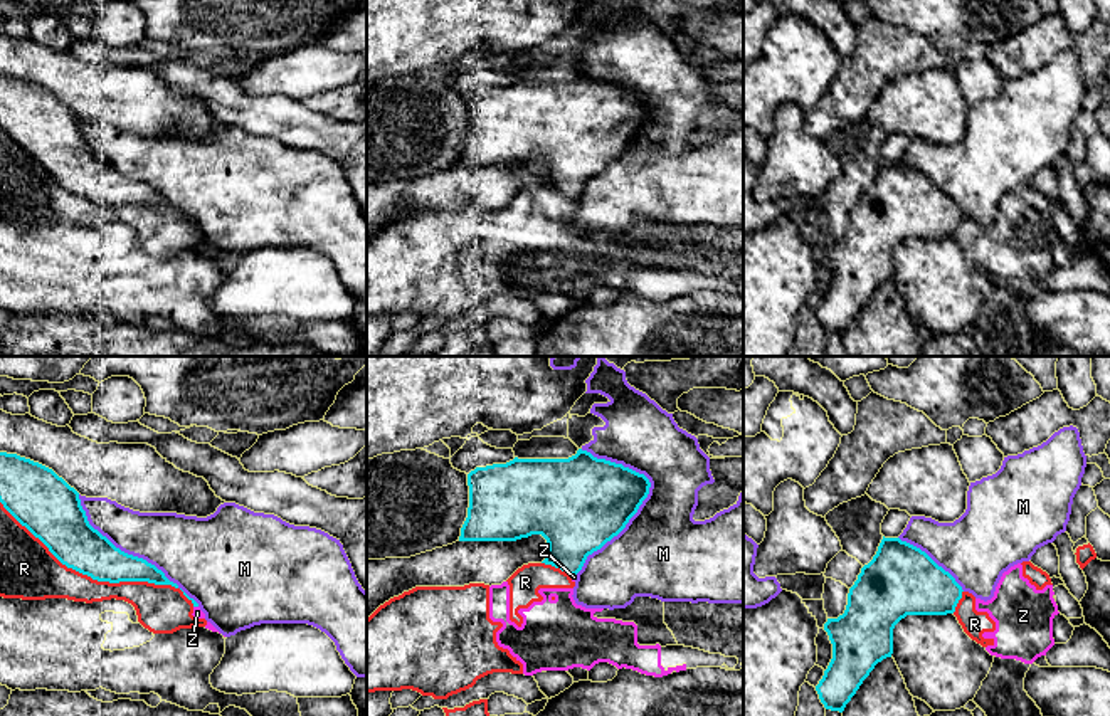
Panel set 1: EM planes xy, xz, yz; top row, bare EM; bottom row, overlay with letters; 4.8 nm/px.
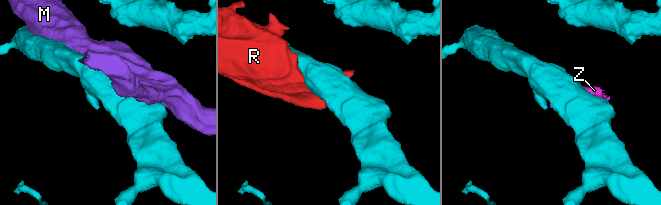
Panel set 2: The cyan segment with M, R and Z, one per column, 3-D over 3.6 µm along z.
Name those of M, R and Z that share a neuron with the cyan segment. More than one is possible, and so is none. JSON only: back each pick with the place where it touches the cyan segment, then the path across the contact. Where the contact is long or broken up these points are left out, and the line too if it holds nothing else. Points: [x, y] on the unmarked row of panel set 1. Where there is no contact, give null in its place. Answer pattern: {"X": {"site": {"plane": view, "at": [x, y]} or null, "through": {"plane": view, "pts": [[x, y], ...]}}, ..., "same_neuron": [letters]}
{"same_neuron": []}

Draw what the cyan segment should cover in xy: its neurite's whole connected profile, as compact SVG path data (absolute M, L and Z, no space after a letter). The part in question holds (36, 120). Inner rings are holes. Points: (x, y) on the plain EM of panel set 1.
M0 76L0 126L67 192L98 205L178 212L155 188L121 175L94 153L79 116L39 86Z

